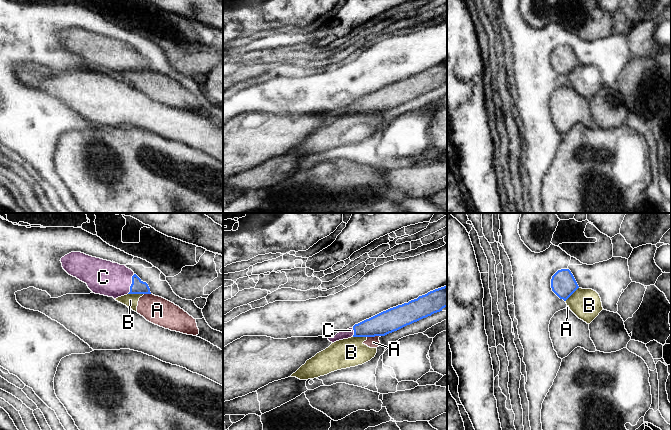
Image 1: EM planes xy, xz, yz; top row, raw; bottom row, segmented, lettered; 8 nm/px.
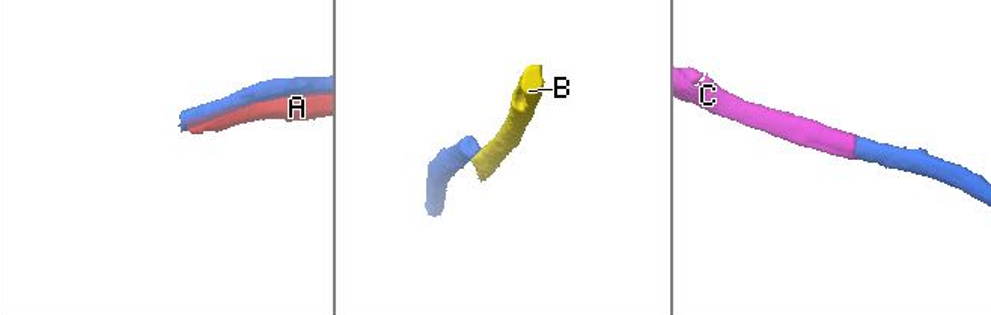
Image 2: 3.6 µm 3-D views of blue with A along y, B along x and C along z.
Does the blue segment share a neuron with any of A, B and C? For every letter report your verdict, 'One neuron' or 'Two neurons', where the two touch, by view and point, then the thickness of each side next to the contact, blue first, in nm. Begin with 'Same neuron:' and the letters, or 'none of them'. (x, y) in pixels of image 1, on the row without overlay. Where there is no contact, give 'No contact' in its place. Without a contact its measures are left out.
Same neuron: C
A: Two neurons. Touches blue at xz (373, 112). Thickness 190 nm (blue) against 100 nm
B: Two neurons. Touches blue at xy (136, 69). Thickness 110 nm (blue) against 110 nm
C: One neuron. Touches blue at xy (131, 60). Thickness 110 nm (blue) against 280 nm

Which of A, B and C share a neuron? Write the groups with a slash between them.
A B / C

